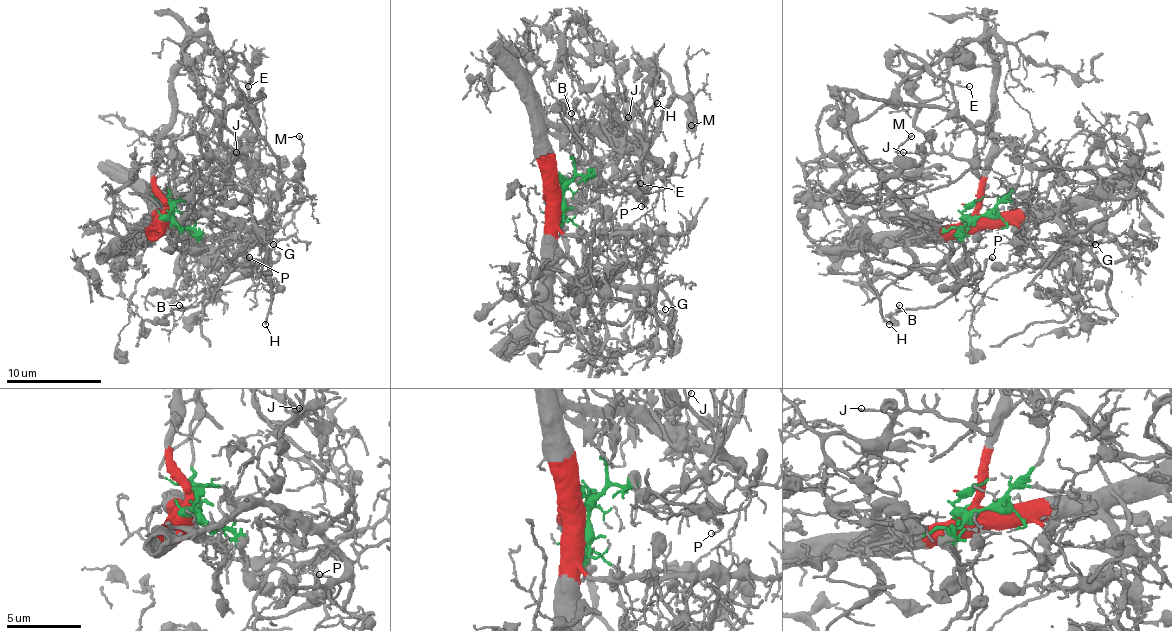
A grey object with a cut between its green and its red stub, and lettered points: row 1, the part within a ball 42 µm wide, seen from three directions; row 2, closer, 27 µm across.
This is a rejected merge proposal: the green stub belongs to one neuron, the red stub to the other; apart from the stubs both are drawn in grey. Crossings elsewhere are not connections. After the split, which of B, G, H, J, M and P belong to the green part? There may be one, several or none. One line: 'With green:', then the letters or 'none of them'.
With green: B, H, J, P

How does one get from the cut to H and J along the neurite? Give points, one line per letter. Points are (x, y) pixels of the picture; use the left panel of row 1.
H: (170, 216), (194, 233), (206, 254), (222, 254), (237, 269), (253, 269), (265, 276), (270, 285), (265, 323)
J: (170, 216), (168, 159), (177, 138), (203, 133), (227, 110), (225, 105), (225, 126), (237, 138), (237, 152)

